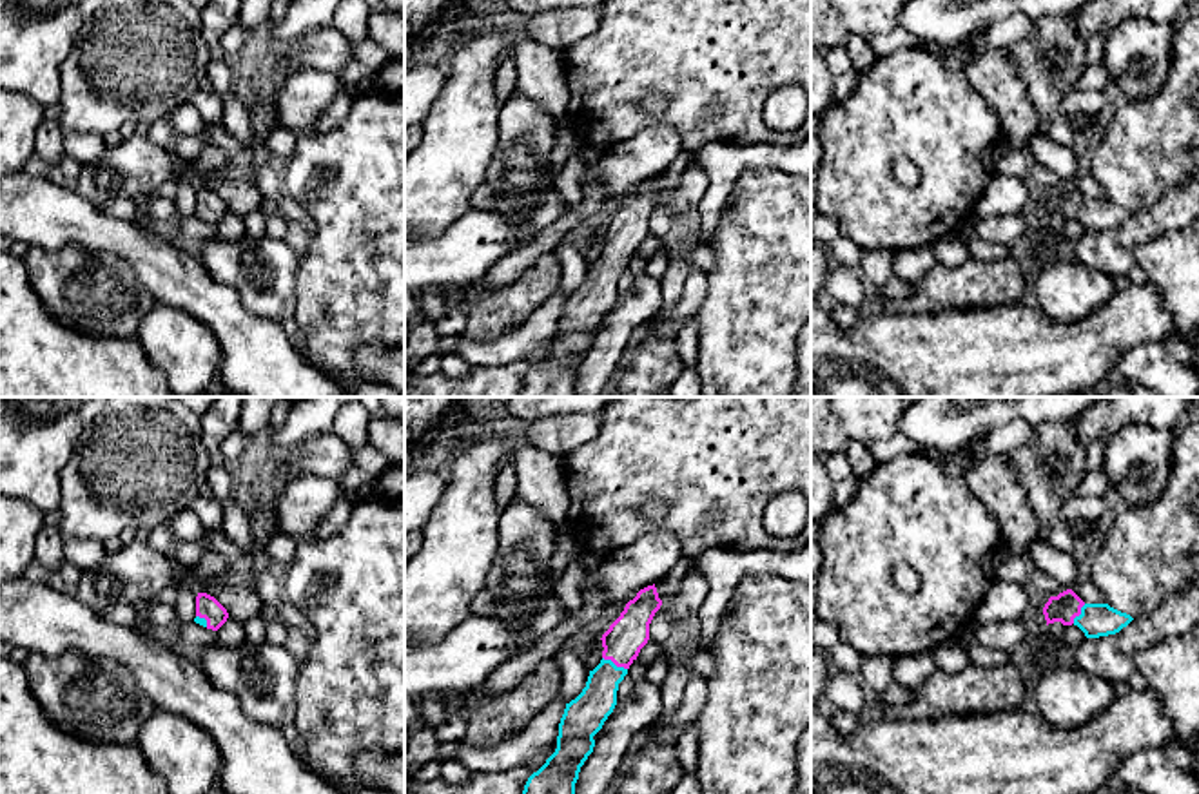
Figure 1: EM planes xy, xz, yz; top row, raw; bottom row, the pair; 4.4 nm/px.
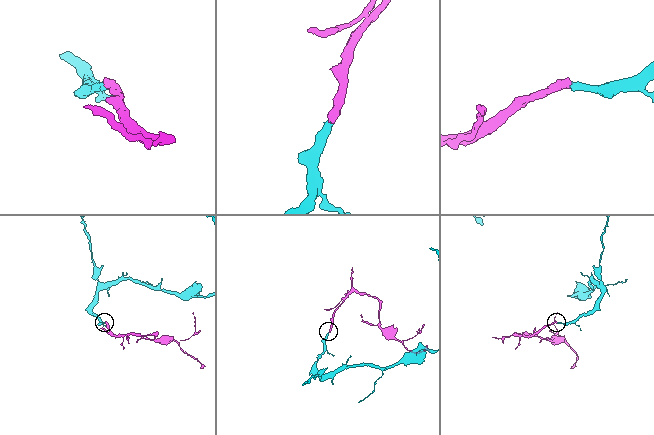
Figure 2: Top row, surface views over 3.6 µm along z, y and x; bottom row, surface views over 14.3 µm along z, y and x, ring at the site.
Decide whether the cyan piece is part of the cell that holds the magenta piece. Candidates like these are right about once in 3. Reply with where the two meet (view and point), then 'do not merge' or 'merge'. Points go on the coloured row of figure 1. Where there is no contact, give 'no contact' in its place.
contact xz (615, 664); merge

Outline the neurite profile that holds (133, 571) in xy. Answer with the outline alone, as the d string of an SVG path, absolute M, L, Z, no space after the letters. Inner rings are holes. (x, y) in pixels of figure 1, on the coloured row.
M147 535L129 544L109 546L105 560L96 569L82 571L76 596L96 613L118 602L136 604L158 595L174 580L172 560L149 546Z

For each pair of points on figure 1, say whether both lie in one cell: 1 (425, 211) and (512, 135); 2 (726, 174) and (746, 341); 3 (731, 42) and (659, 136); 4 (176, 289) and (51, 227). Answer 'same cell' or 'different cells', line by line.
1: different cells
2: different cells
3: different cells
4: same cell

